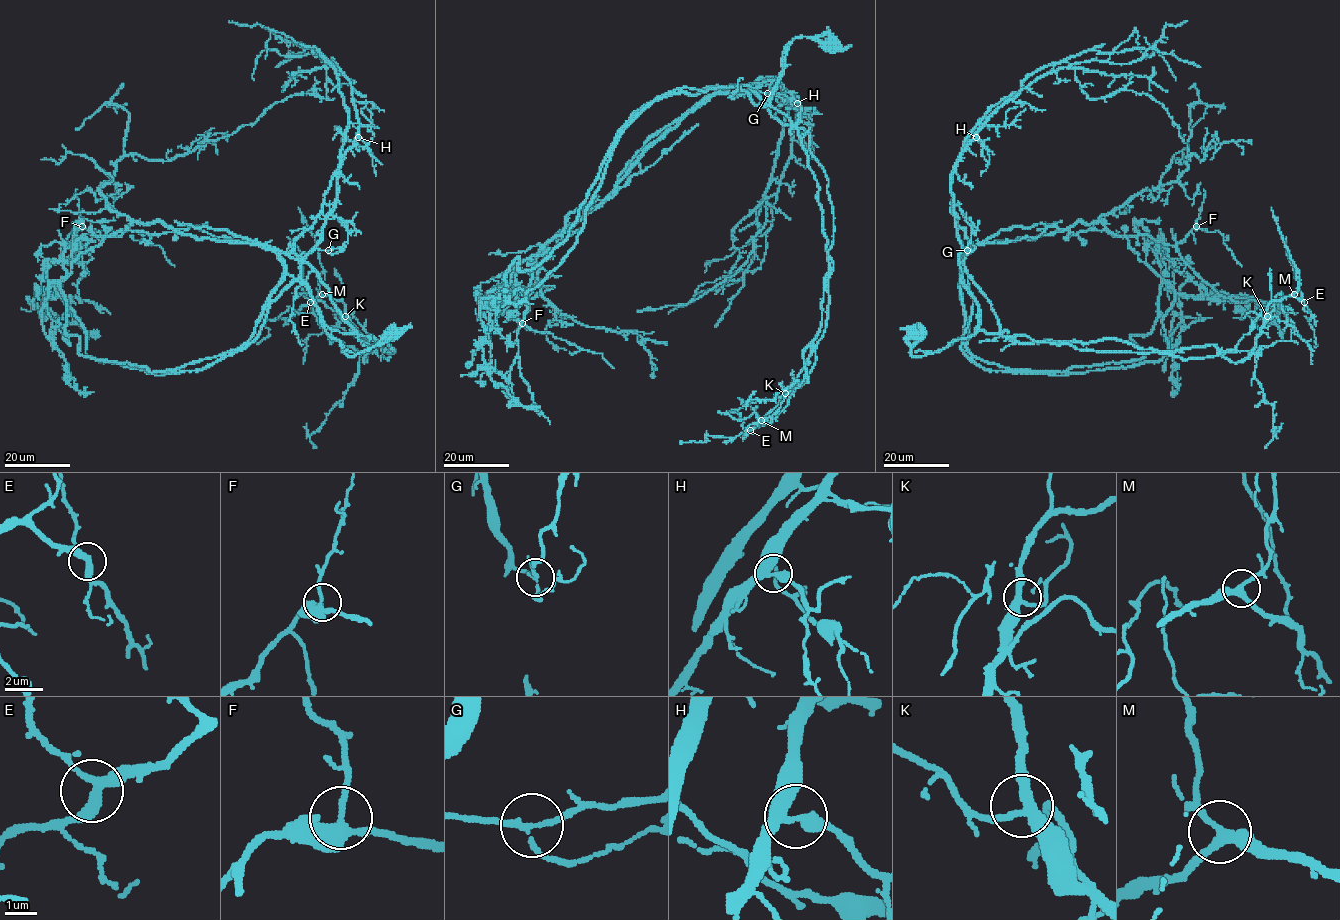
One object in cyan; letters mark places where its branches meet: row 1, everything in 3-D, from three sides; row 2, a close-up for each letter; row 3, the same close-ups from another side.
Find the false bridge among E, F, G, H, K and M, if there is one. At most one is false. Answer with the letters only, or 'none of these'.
G

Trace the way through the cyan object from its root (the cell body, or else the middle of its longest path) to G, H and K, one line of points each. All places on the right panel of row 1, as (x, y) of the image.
G: (919, 330), (914, 356), (974, 333), (977, 302), (959, 256), (966, 250)
H: (919, 330), (914, 356), (968, 338), (977, 325), (977, 302), (960, 265), (952, 194), (953, 165), (976, 137)
K: (919, 330), (914, 356), (982, 330), (1025, 344), (1121, 339), (1163, 351), (1213, 344), (1240, 362), (1267, 316)

